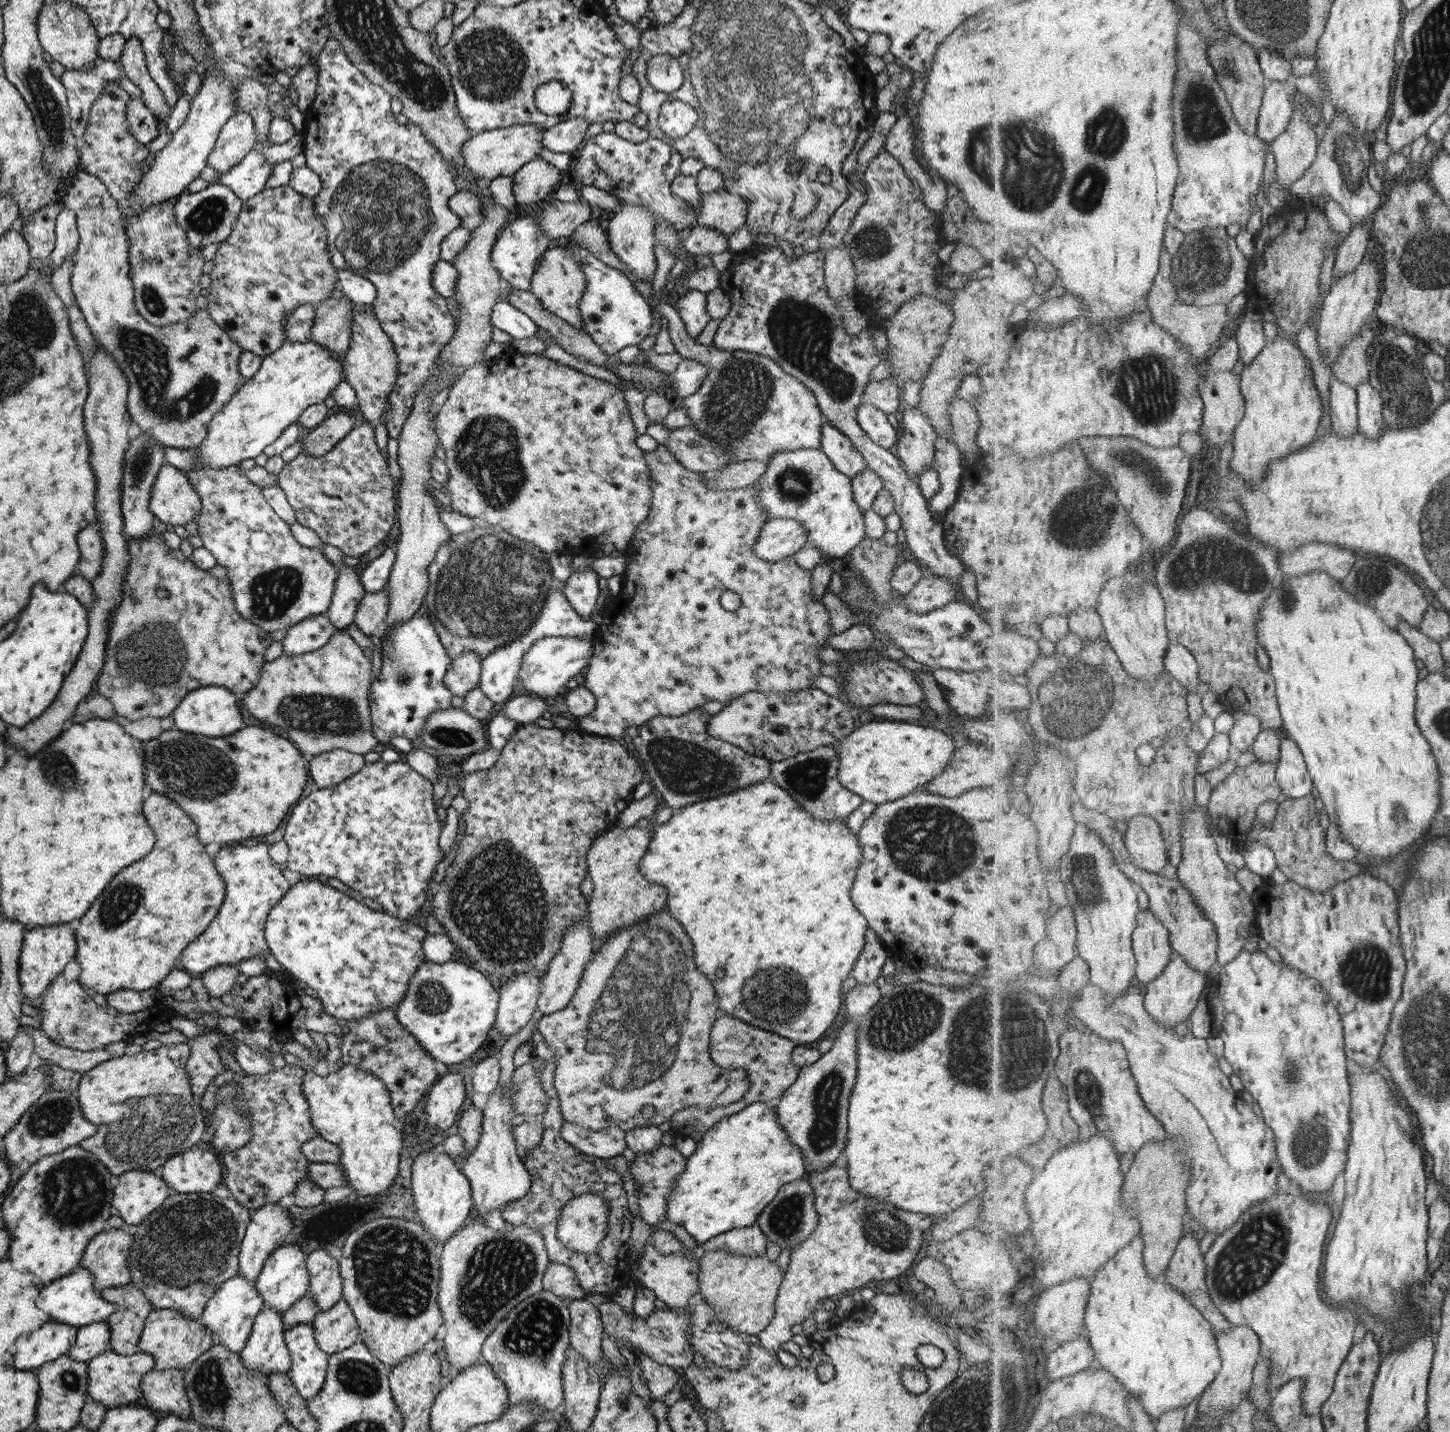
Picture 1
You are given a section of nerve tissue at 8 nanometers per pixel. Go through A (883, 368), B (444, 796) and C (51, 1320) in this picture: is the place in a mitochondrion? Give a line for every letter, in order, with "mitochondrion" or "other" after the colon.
A: other
B: other
C: other

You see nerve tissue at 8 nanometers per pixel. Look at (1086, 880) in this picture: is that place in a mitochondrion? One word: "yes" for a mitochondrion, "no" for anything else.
yes

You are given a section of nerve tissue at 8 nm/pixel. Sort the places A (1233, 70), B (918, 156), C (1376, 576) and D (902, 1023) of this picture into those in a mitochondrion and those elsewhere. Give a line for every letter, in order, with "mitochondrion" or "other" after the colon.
A: mitochondrion
B: other
C: mitochondrion
D: mitochondrion

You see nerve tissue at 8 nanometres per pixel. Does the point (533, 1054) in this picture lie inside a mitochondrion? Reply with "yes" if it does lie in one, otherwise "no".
no

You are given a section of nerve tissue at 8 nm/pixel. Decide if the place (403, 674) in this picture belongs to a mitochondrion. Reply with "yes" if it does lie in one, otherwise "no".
yes

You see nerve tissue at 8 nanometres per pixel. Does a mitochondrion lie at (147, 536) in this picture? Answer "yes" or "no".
no

